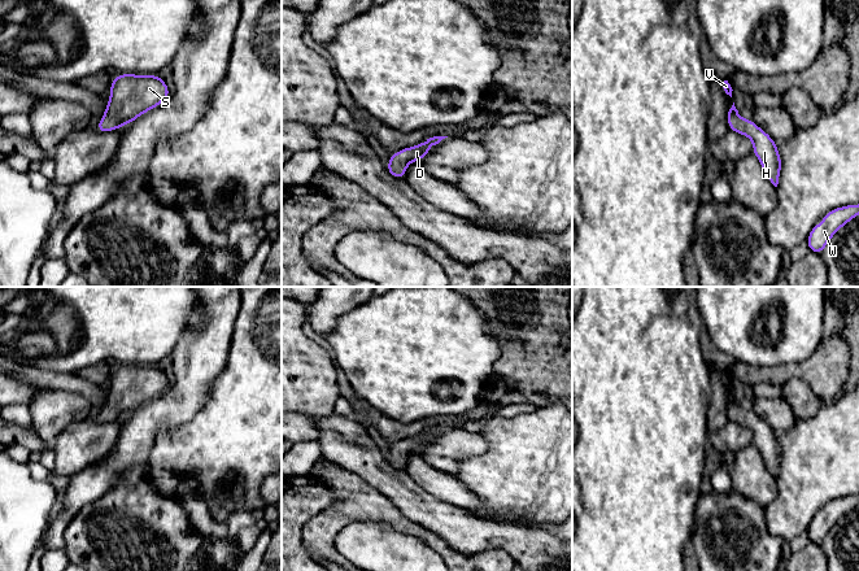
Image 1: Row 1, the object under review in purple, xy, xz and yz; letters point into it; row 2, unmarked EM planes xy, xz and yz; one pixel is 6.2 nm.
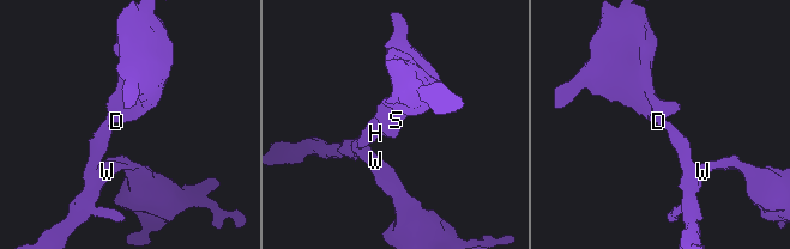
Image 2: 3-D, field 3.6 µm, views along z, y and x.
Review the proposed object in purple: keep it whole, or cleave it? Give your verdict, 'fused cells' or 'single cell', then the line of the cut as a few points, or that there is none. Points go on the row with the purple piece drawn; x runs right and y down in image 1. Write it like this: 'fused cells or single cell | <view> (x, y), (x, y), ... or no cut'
single cell | no cut

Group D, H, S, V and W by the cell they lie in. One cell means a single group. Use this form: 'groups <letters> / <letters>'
groups D H S V W

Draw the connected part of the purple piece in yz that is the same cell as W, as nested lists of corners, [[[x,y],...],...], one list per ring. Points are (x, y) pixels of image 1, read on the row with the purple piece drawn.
[[[859,204],[846,205],[828,212],[823,222],[812,227],[807,237],[810,252],[821,254],[830,237],[858,214]]]

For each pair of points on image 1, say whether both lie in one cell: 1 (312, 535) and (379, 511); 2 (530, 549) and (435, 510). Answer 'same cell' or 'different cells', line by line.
1: same cell
2: same cell

